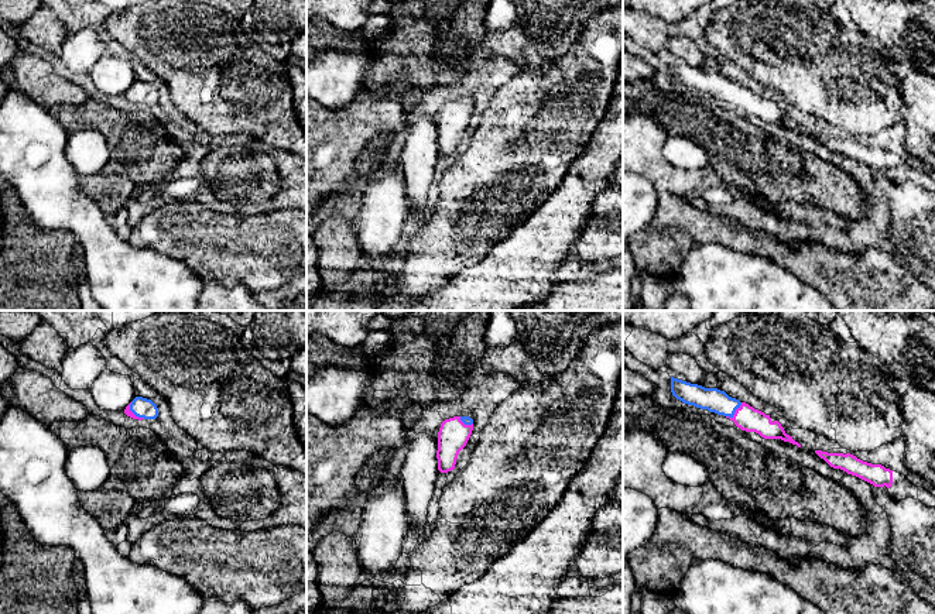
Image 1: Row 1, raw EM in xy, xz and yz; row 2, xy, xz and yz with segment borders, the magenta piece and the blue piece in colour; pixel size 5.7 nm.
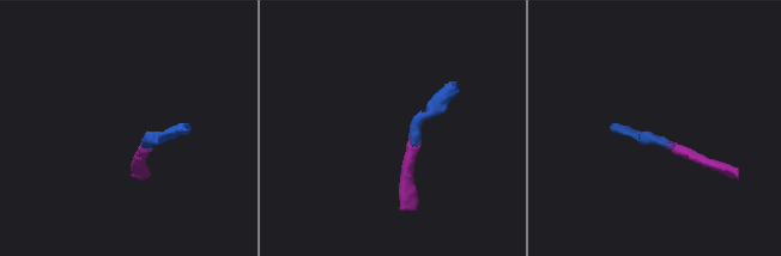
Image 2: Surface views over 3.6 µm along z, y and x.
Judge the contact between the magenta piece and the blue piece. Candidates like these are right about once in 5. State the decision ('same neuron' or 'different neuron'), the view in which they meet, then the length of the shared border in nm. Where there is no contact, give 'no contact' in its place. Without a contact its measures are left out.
same neuron; meets magenta in yz; contact 130 nm long

